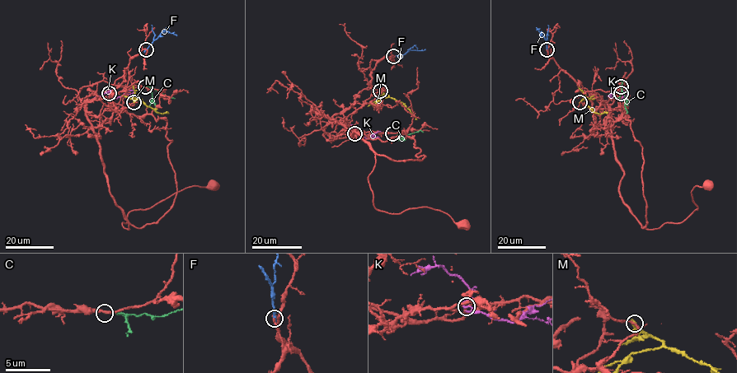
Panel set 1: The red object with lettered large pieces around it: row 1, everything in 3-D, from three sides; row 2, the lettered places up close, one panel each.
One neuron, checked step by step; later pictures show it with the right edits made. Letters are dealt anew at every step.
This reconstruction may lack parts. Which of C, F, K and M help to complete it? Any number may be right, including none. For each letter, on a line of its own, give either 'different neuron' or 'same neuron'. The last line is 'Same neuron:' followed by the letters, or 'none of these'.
C: same neuron
F: different neuron
K: different neuron
M: different neuron
Same neuron: C

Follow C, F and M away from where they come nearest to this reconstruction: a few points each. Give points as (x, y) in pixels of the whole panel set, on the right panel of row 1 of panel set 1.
C: (621, 86), (626, 99), (626, 113)
F: (546, 49), (542, 31), (540, 35)
M: (579, 102), (584, 99), (593, 112), (607, 113)

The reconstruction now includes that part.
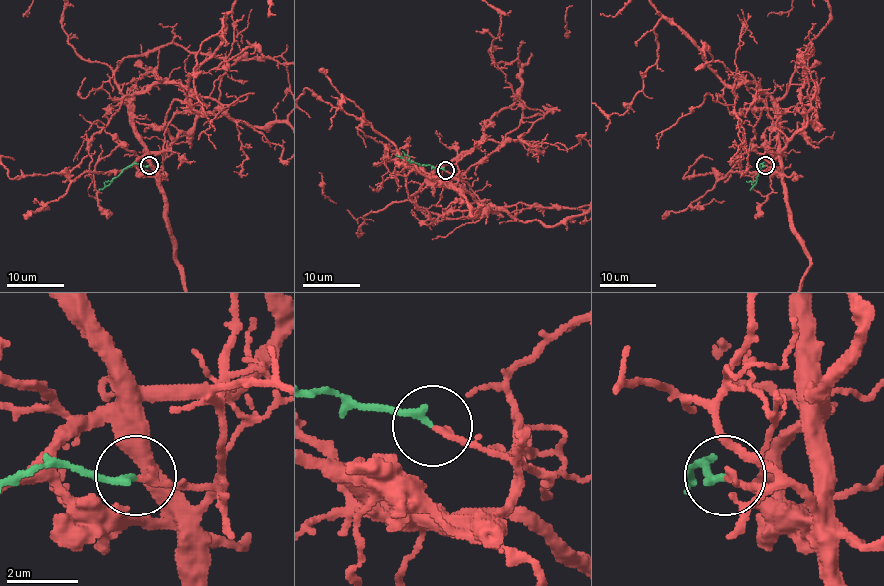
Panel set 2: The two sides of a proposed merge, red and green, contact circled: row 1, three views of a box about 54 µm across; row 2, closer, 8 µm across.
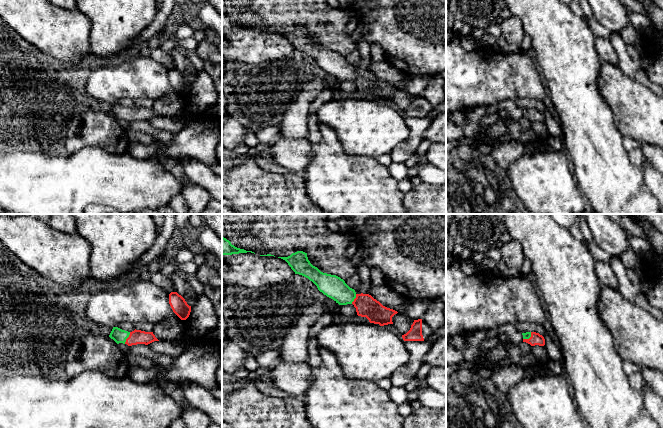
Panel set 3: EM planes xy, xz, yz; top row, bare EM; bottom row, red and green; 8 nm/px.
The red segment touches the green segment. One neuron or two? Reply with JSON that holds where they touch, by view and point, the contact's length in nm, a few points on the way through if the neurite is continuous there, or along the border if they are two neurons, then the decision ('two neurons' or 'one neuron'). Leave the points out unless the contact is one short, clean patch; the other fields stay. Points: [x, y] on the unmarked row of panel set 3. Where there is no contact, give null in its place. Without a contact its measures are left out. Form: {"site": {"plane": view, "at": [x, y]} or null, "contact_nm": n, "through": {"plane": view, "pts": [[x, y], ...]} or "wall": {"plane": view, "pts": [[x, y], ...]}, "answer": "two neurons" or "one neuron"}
{"site": {"plane": "xy", "at": [127, 114]}, "contact_nm": 110, "through": {"plane": "xy", "pts": [[136, 113], [127, 114], [118, 111]]}, "answer": "one neuron"}

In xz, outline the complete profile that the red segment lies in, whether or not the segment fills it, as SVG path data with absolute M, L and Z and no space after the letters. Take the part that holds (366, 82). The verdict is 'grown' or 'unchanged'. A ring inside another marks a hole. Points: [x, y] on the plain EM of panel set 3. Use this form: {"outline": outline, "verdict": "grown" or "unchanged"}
{"outline": "M297 27L288 33L278 34L285 36L295 50L308 54L320 68L339 81L353 80L357 91L366 93L370 99L380 102L393 100L392 93L397 87L383 82L369 70L357 70L340 53L321 48L310 39L307 29Z", "verdict": "grown"}

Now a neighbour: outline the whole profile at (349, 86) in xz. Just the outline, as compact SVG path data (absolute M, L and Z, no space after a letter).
M353 80L340 81L340 89L348 93L357 91L356 84Z

